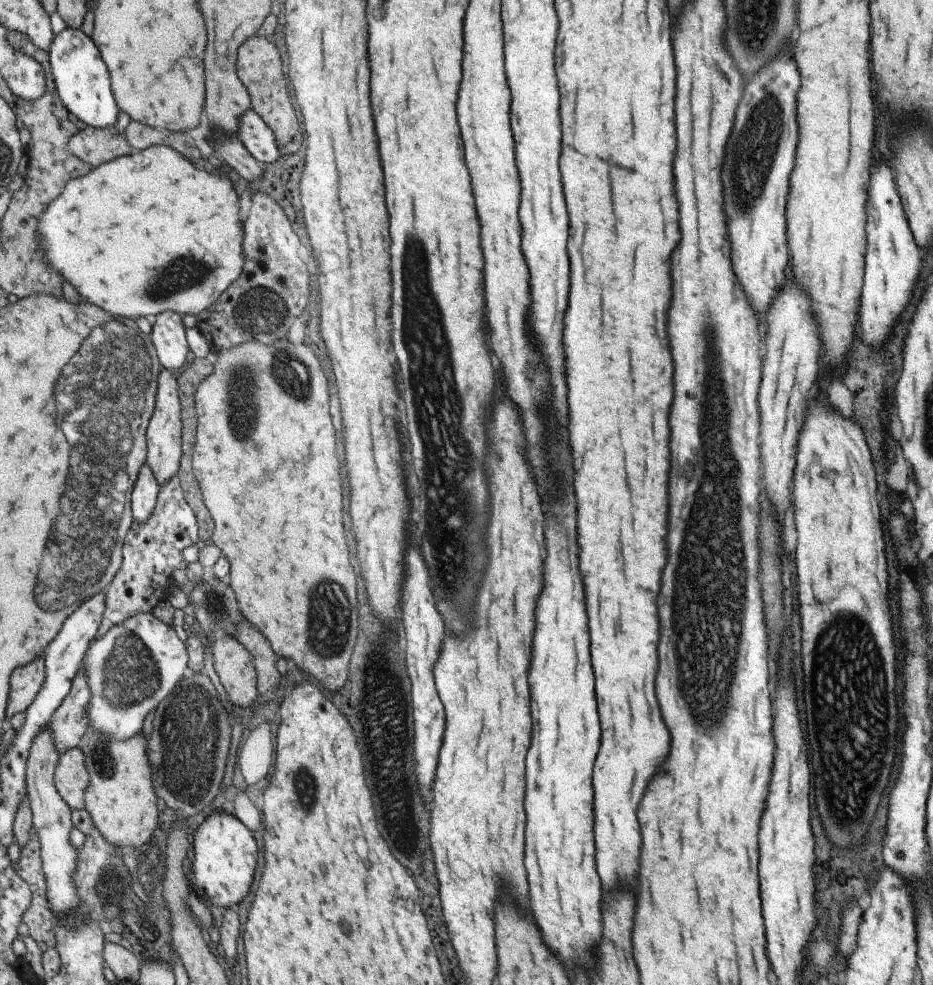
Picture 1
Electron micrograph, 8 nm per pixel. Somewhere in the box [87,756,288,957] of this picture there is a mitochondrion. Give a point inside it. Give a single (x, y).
(100, 884)

